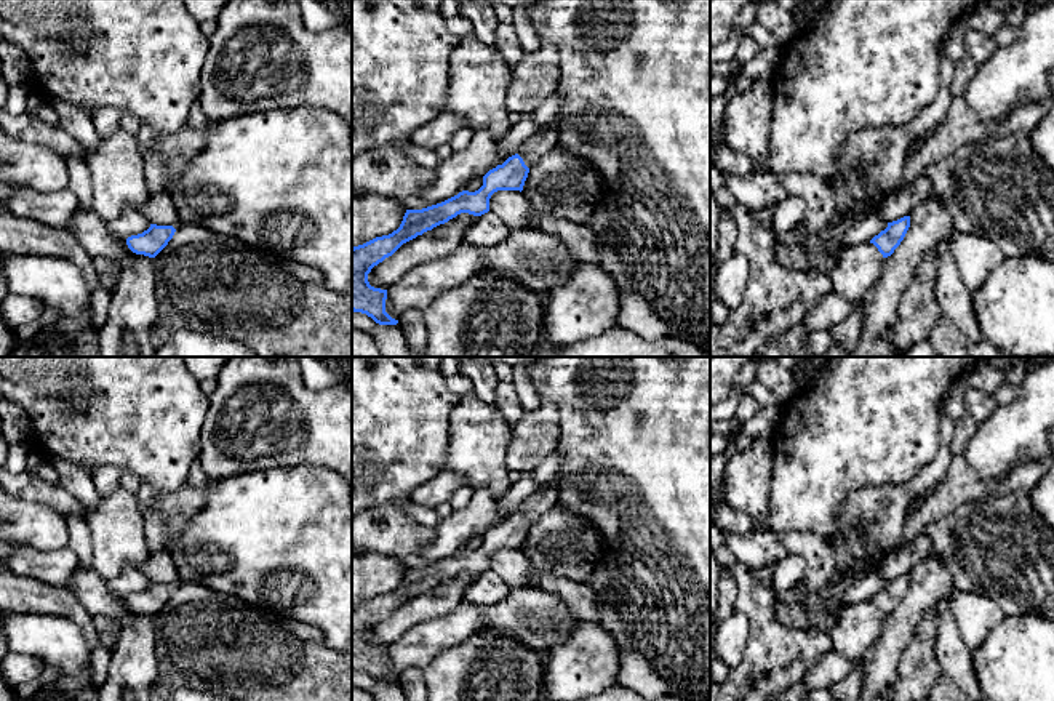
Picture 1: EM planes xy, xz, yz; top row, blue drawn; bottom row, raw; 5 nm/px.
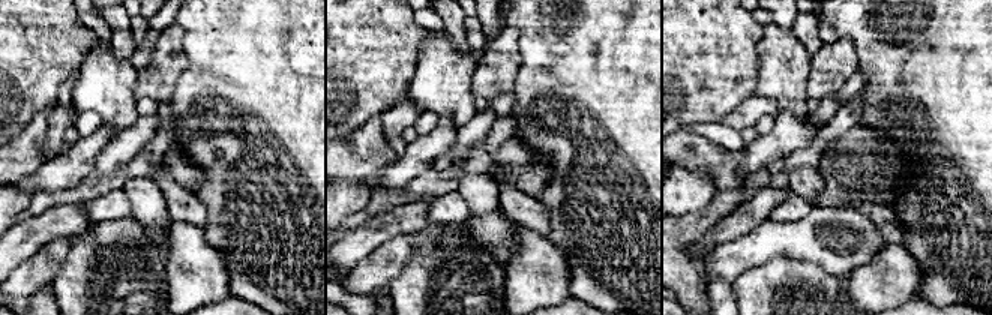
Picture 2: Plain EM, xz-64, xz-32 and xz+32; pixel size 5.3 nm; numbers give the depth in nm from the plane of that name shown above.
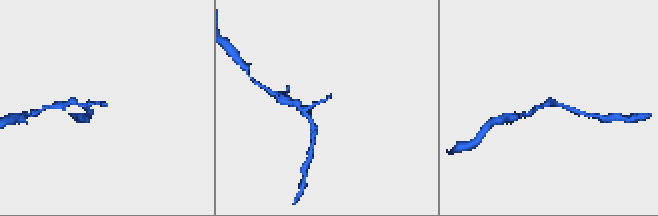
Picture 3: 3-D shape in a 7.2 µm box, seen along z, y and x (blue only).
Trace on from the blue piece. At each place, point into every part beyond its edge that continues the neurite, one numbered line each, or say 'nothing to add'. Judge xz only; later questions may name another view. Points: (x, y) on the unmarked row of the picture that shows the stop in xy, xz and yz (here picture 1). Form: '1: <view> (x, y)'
1: xz (546, 496)

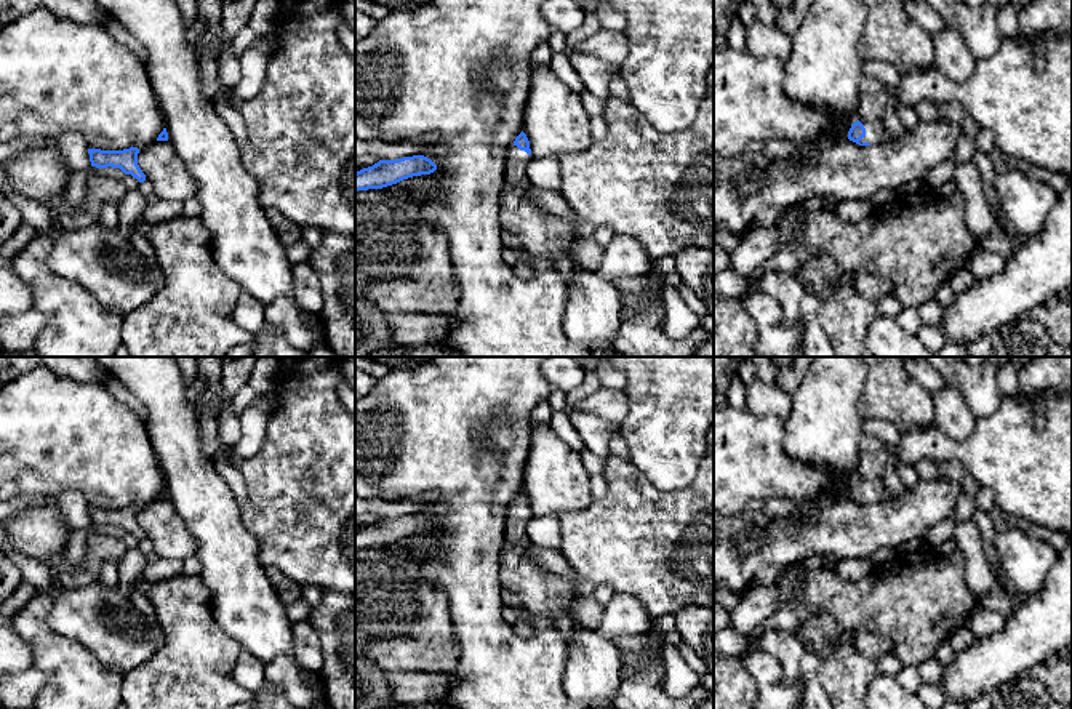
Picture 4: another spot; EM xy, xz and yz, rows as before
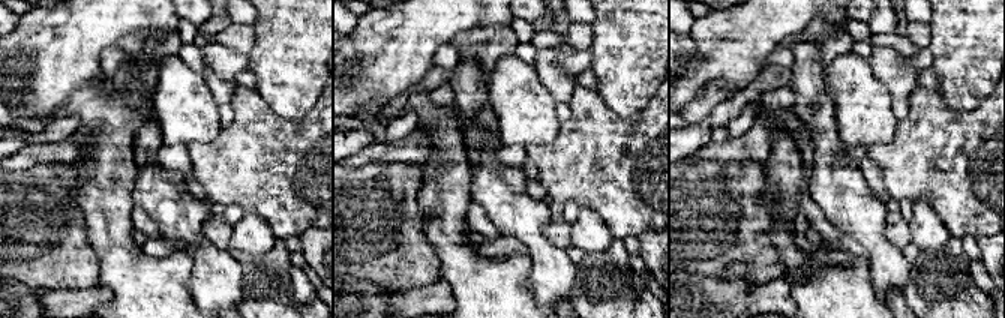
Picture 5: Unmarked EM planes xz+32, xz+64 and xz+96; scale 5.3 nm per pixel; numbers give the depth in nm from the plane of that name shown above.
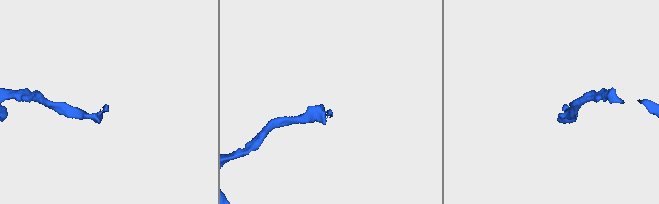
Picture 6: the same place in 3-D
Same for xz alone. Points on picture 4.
1: xz (517, 519)

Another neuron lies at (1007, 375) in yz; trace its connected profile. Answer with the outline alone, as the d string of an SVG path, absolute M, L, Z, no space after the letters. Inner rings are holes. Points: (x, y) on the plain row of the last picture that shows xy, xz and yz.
M1011 363L998 367L998 387L1003 395L1014 397L1019 392L1018 373L1019 370Z

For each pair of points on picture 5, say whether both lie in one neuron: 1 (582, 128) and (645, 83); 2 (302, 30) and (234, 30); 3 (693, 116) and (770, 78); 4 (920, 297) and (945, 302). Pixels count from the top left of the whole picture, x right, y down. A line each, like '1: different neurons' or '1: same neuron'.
1: different neurons
2: different neurons
3: different neurons
4: same neuron

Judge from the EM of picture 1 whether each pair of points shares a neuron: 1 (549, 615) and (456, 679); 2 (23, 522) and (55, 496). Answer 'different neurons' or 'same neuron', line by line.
1: different neurons
2: different neurons

